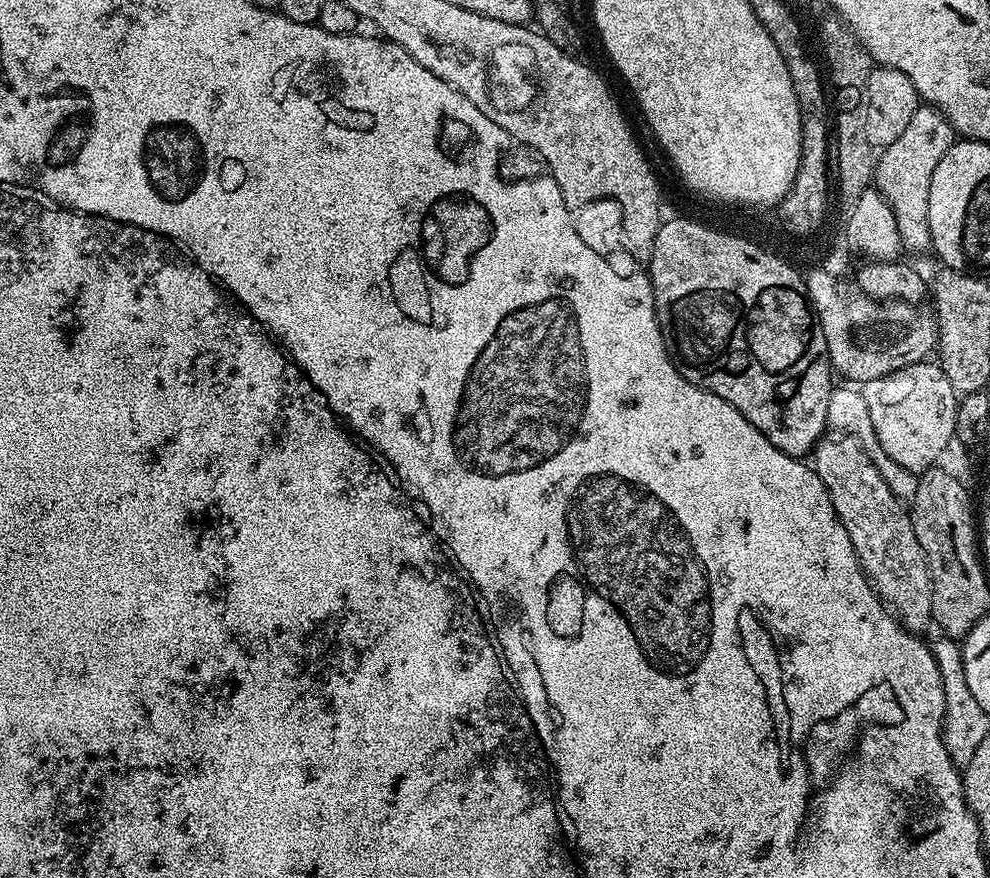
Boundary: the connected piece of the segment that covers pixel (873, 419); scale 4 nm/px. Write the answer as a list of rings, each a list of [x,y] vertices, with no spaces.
[[[925,362],[922,364],[911,364],[902,370],[894,370],[882,378],[874,378],[869,384],[863,385],[862,391],[866,398],[866,407],[870,409],[870,426],[874,426],[874,434],[900,466],[906,466],[906,470],[921,474],[933,467],[936,460],[948,448],[948,443],[953,443],[956,434],[956,405],[958,394],[946,378],[946,374],[936,362]]]

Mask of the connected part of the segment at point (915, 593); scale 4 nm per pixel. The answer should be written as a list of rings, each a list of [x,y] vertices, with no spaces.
[[[847,434],[830,436],[821,439],[810,456],[818,478],[826,486],[838,518],[842,526],[846,526],[846,534],[850,534],[850,542],[854,546],[856,557],[859,558],[860,565],[864,567],[868,580],[881,600],[895,613],[909,632],[924,634],[924,631],[928,627],[932,628],[934,624],[931,614],[931,576],[918,536],[914,534],[909,509],[905,501],[899,500],[890,490],[890,486],[886,486],[886,478],[878,474],[878,466],[874,466],[874,462],[865,454],[863,446],[856,437]]]

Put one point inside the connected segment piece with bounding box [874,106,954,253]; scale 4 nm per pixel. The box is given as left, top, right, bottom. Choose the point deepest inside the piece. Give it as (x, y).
(903, 170)

